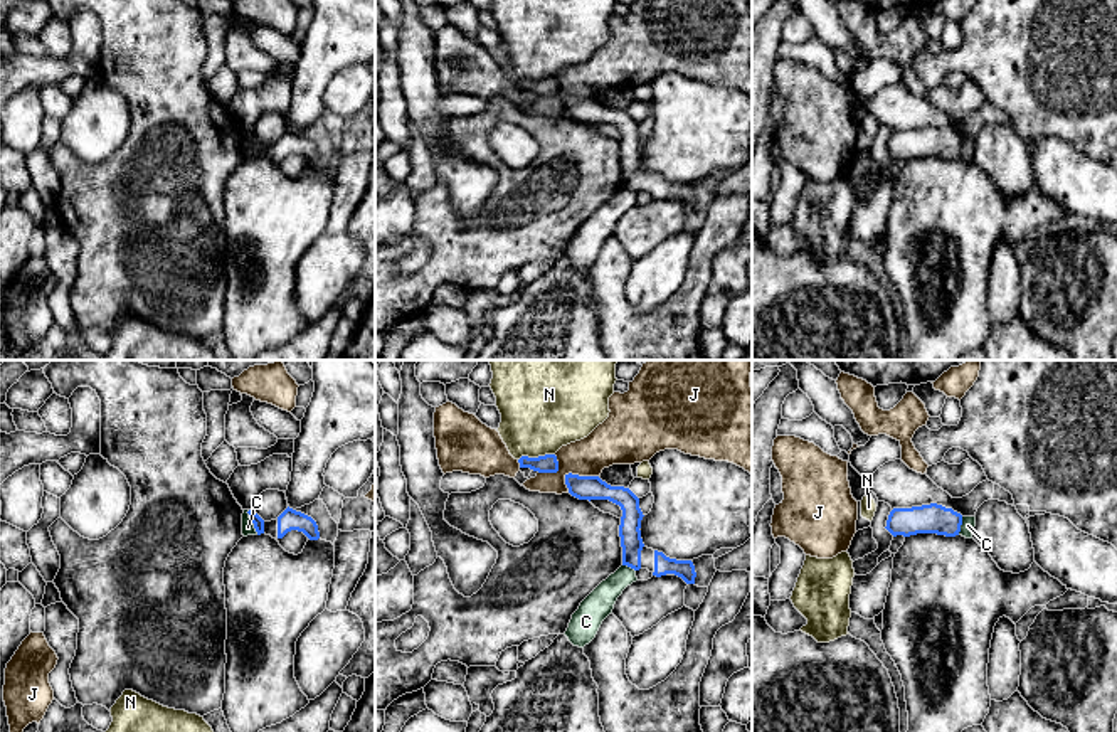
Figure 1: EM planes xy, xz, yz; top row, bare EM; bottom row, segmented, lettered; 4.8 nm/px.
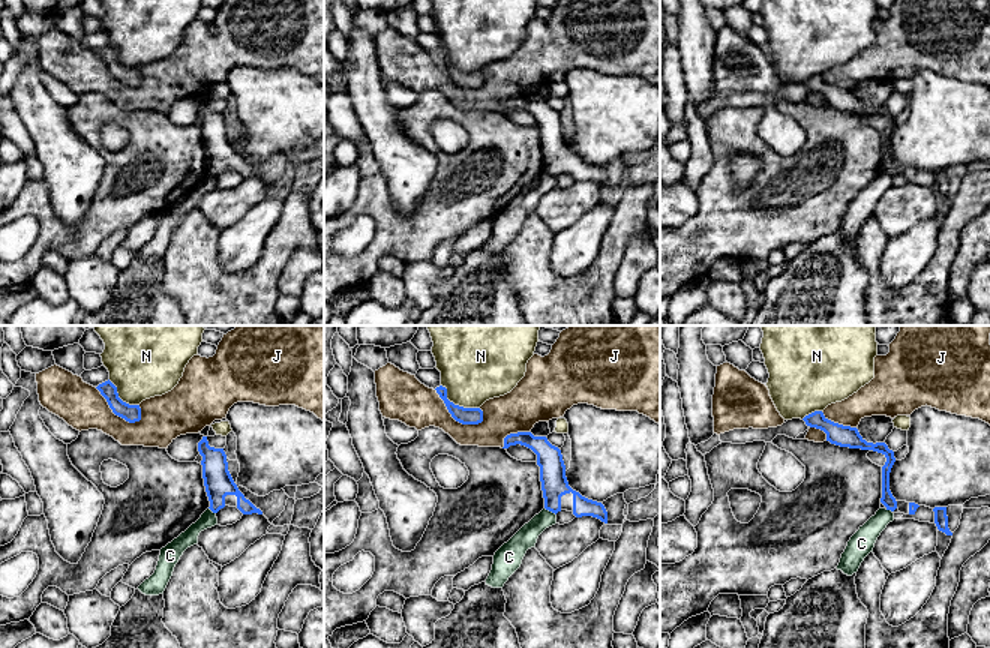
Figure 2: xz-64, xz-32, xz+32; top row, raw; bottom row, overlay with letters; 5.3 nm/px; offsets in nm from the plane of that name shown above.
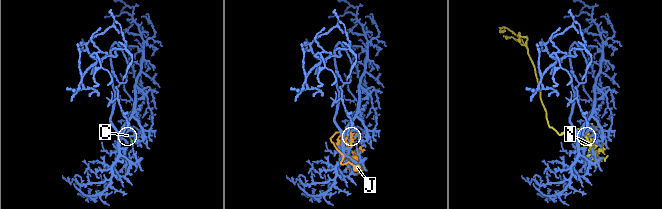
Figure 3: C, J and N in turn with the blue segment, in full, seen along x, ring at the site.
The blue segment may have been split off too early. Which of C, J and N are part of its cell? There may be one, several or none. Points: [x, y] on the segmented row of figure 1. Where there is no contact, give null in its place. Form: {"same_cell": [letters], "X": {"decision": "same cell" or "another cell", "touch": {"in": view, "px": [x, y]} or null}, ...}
{"same_cell": [], "C": {"decision": "another cell", "touch": {"in": "xy", "px": [251, 520]}}, "J": {"decision": "another cell", "touch": {"in": "xz", "px": [577, 475]}}, "N": {"decision": "another cell", "touch": {"in": "xz", "px": [535, 458]}}}

